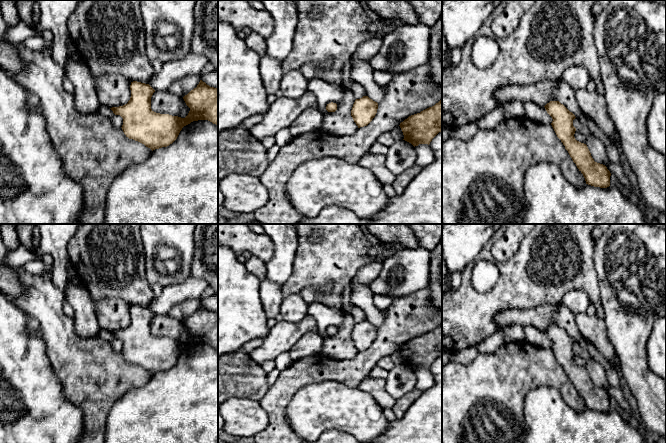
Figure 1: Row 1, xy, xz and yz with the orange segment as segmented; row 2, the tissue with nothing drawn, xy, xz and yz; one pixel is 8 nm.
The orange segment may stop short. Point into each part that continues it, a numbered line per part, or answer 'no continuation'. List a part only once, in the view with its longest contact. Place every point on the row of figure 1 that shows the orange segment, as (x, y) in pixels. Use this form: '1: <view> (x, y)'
no continuation

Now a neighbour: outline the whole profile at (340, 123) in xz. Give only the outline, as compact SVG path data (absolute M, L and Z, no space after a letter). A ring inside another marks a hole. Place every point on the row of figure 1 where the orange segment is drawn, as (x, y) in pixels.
M345 88L342 100L337 103L337 110L335 112L327 112L324 115L321 129L337 136L355 134L358 126L351 116L354 102L353 92L349 88Z

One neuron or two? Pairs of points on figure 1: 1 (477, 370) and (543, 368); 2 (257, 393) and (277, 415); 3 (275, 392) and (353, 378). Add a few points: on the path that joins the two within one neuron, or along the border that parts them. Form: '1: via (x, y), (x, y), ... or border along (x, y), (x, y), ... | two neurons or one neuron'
1: via (493, 370), (527, 368) | one neuron
2: border along (269, 387), (259, 401) | two neurons
3: via (294, 378), (296, 376), (334, 374) | one neuron

